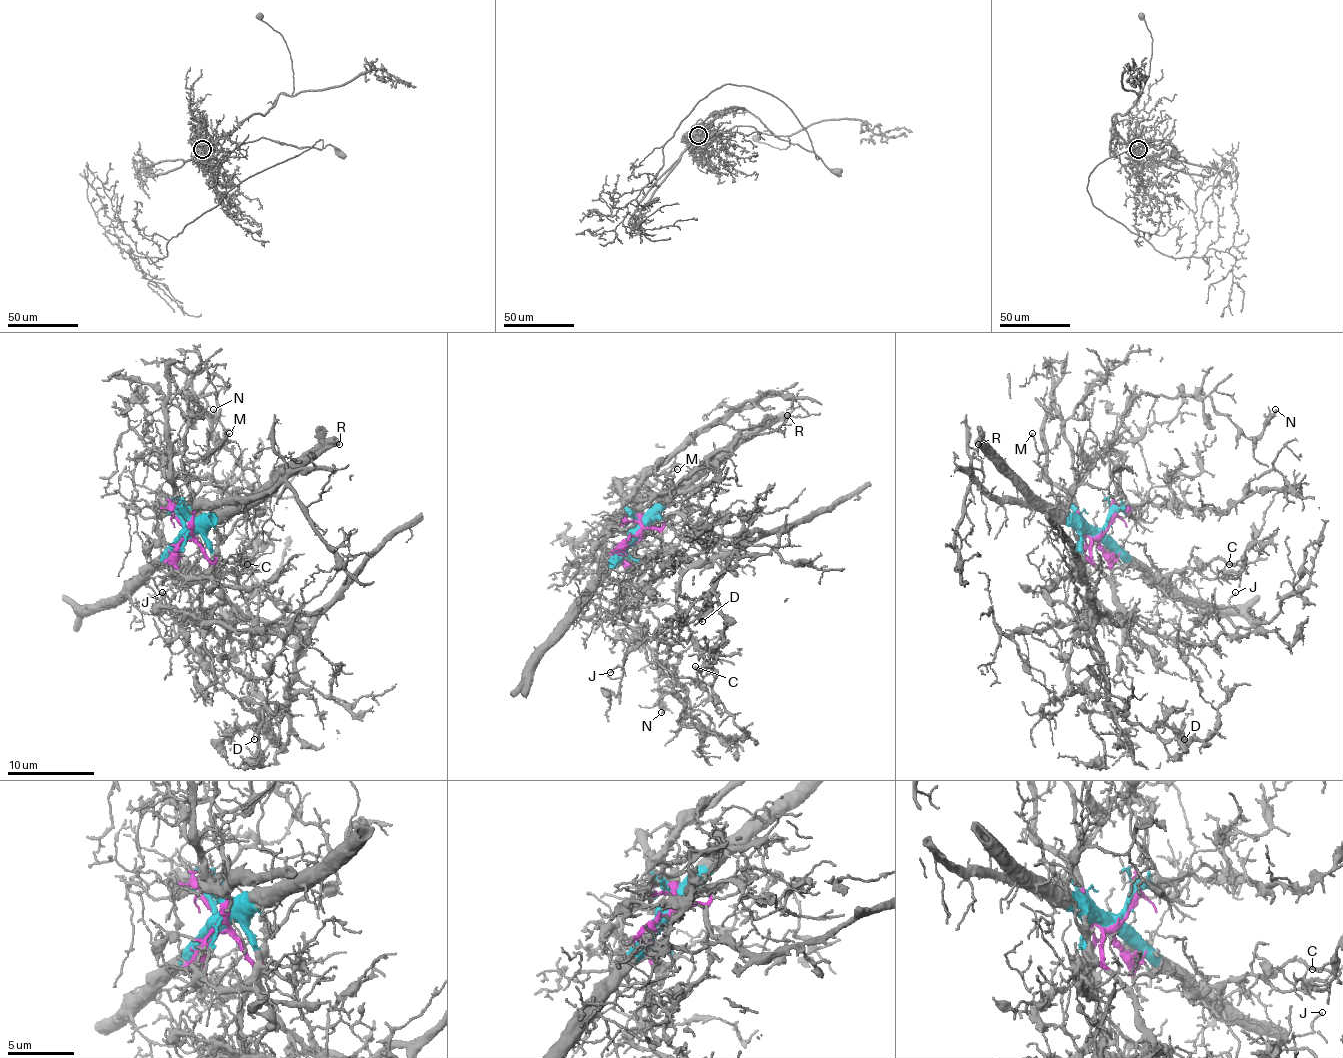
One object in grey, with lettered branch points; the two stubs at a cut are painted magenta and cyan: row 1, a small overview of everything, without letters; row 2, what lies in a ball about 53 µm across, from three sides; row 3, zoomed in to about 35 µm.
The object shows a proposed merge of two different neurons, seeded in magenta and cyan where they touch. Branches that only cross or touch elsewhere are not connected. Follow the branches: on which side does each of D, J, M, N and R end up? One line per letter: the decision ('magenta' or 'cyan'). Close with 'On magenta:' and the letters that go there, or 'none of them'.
D: magenta
J: magenta
M: cyan
N: magenta
R: cyan
On magenta: D, J, N

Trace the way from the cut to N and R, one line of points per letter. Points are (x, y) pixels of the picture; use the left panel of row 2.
N: (189, 533), (213, 559), (259, 487), (226, 446), (216, 395), (189, 395), (205, 400), (211, 437), (213, 409)
R: (189, 533), (209, 528), (229, 513), (235, 513), (292, 465), (305, 461), (320, 448), (340, 443)

